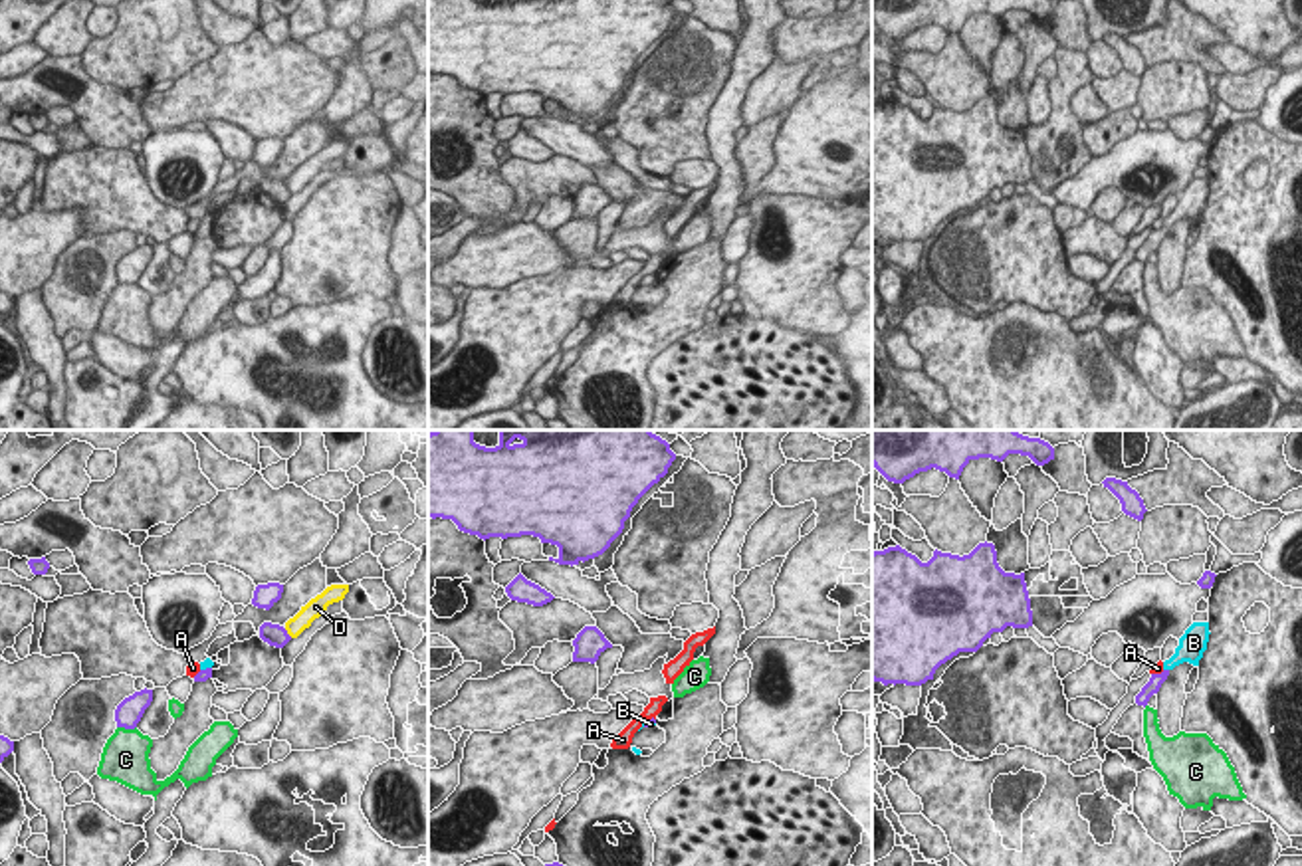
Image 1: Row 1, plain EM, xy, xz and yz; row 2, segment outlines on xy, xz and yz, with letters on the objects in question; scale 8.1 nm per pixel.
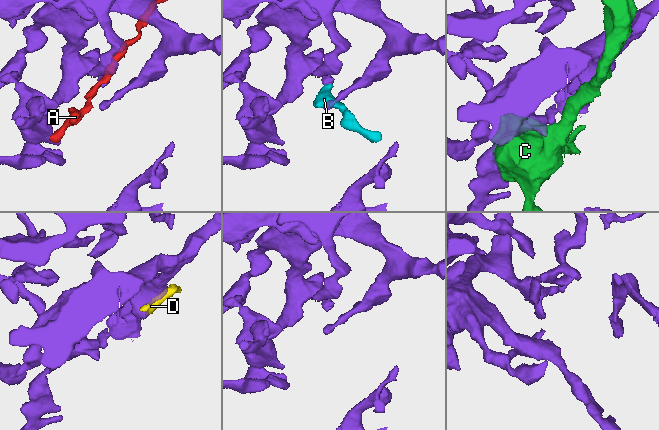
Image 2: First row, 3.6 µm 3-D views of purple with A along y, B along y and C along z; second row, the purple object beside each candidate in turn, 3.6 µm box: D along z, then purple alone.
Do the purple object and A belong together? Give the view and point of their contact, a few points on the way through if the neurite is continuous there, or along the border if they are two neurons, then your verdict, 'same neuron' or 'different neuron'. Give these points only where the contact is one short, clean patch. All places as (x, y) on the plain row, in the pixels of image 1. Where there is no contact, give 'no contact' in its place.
contact xz (649, 276); border xz (654, 274), (643, 278); different neuron

